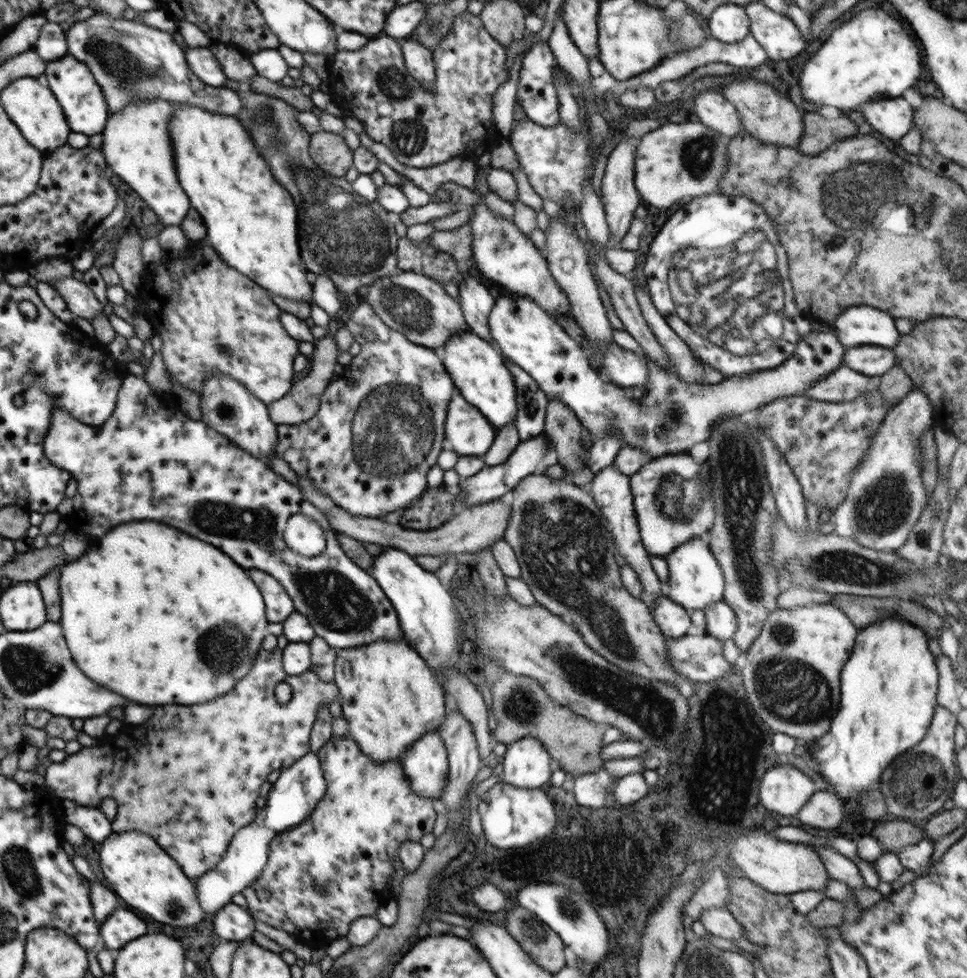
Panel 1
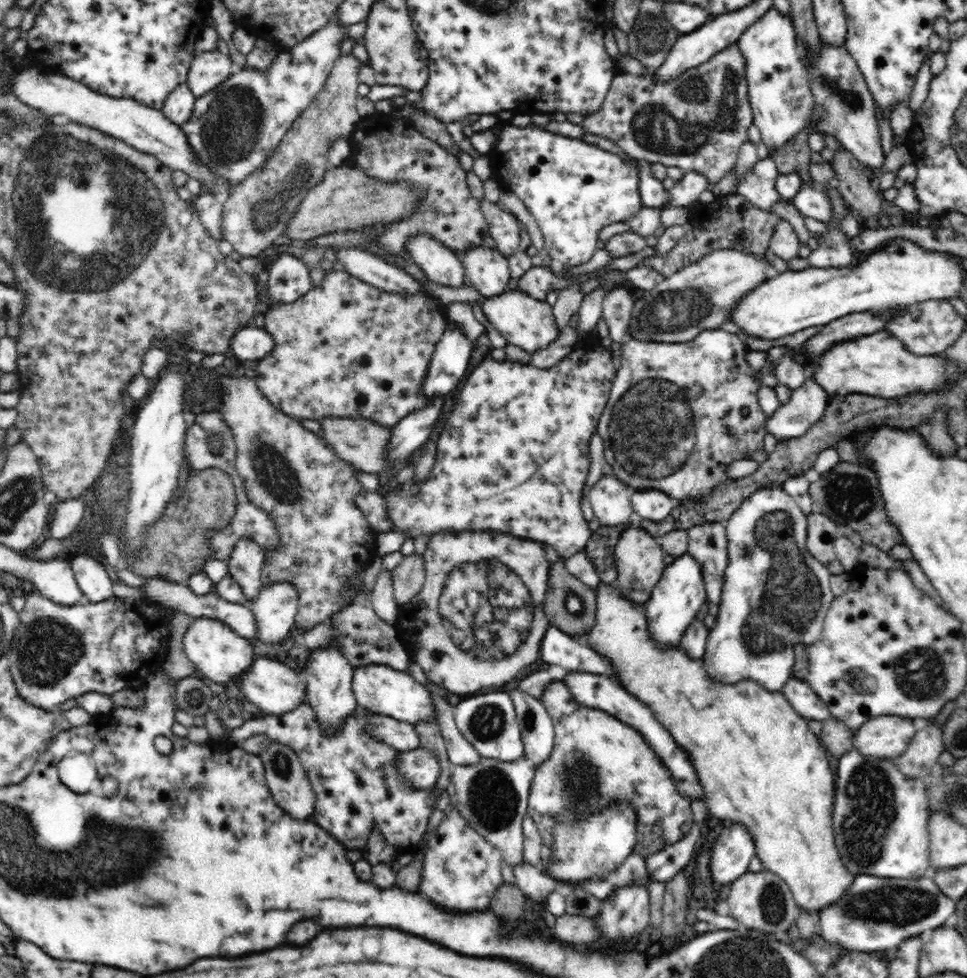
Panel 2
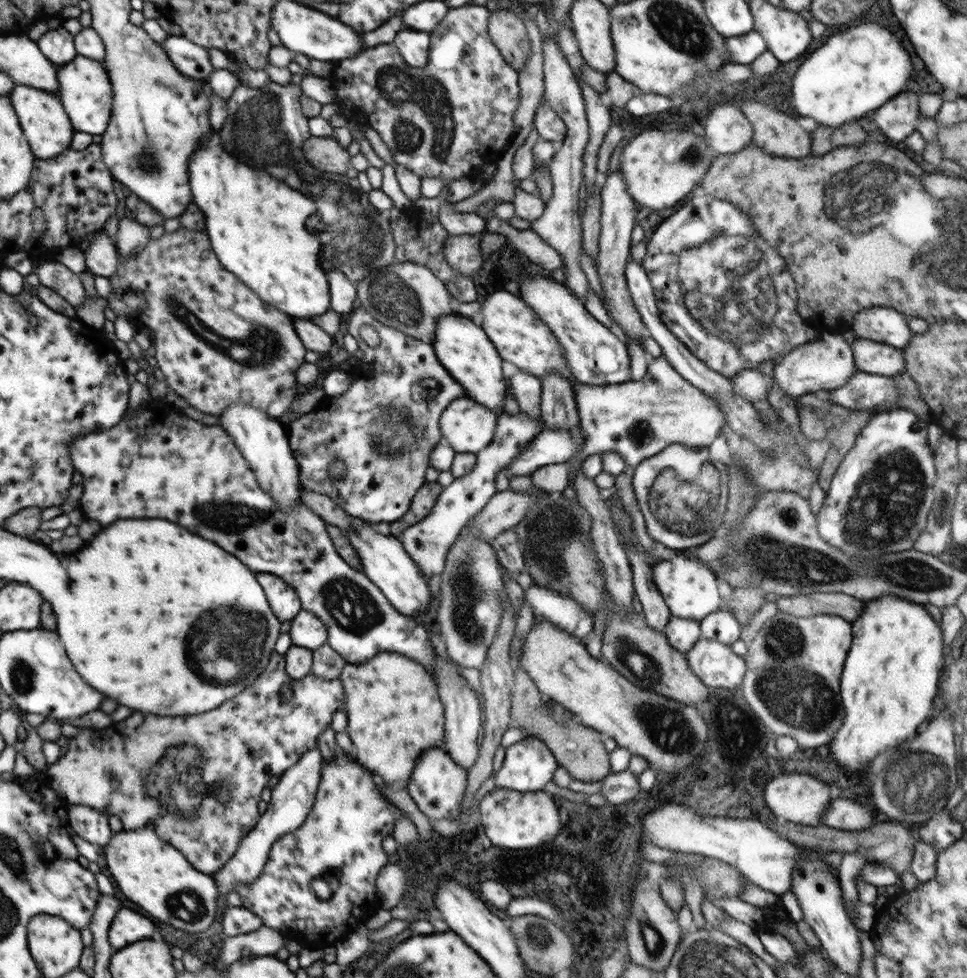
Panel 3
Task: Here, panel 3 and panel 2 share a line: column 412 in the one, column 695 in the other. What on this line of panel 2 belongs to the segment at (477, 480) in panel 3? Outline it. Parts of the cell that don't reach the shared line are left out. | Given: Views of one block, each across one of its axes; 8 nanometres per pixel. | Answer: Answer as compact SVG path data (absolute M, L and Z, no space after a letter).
M706 522L692 526L686 532L689 538L687 553L701 566L707 601L719 606L729 555L724 523Z

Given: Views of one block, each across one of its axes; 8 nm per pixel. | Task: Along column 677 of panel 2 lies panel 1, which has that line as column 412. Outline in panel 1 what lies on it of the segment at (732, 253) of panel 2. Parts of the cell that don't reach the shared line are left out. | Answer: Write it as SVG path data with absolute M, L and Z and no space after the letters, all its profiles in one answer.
M399 270L392 276L384 276L376 280L376 282L367 284L364 287L362 295L362 299L370 303L374 312L376 312L386 326L402 333L410 342L416 343L418 346L428 347L433 351L436 348L442 348L452 334L471 330L465 321L461 305L458 304L458 301L448 295L442 284L424 274Z

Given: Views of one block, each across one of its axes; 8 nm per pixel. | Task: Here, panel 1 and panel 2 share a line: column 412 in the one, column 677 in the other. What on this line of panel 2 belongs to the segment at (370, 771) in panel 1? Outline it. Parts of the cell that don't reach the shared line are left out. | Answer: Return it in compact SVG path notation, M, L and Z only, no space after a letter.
M554 681L548 684L540 699L554 721L554 748L550 752L550 758L535 768L534 778L530 784L527 816L534 819L539 833L542 835L545 849L552 846L553 828L560 821L561 816L588 818L590 813L603 811L610 803L618 801L626 801L636 809L636 835L638 838L636 838L633 851L641 854L644 860L655 852L664 850L666 846L678 842L690 832L693 823L692 811L690 811L691 799L682 796L676 790L668 769L638 731L622 723L610 713L580 705L572 697L572 693L564 681Z

